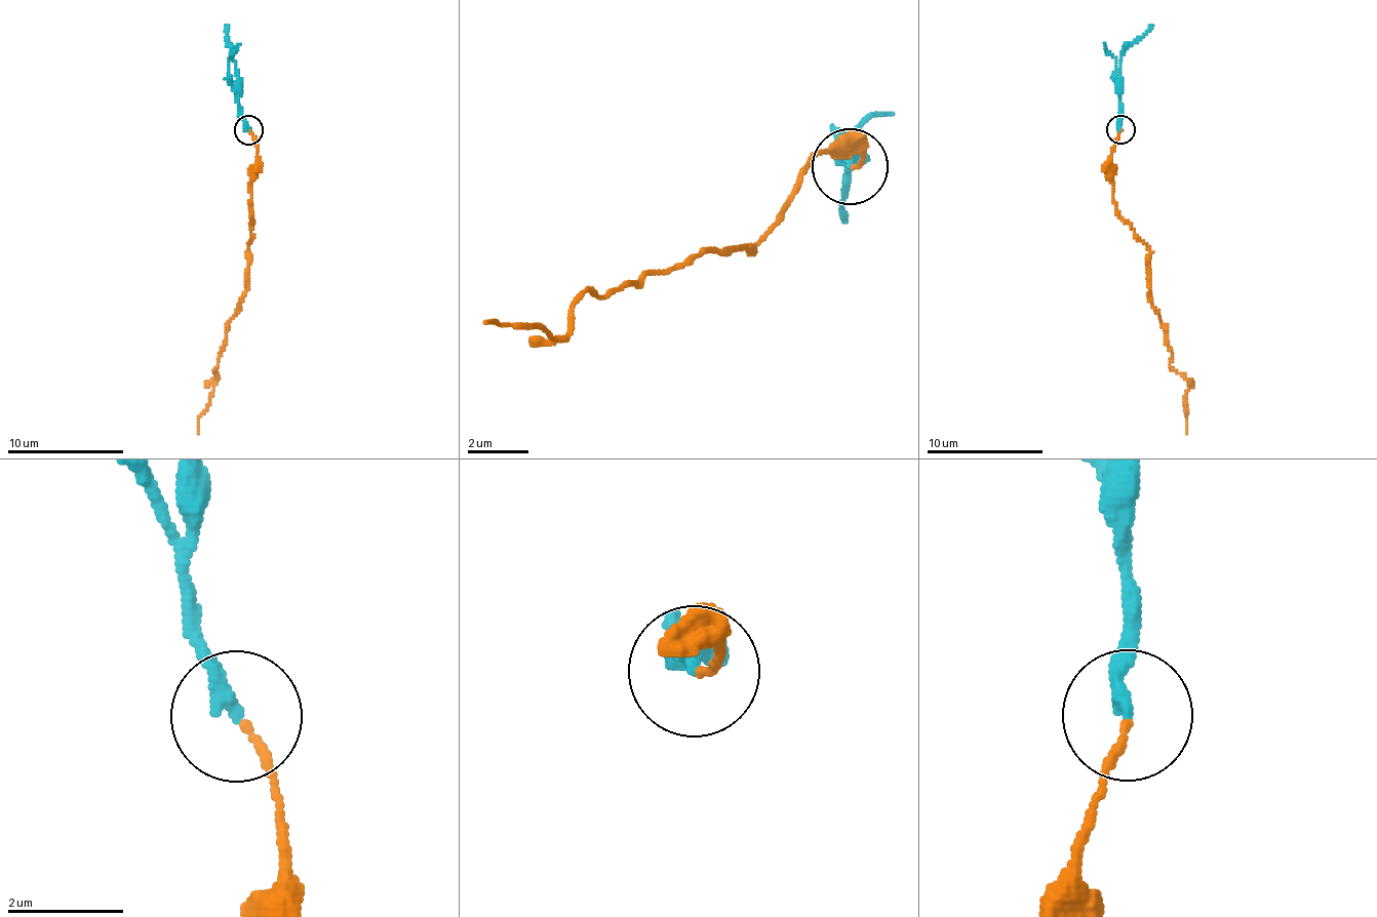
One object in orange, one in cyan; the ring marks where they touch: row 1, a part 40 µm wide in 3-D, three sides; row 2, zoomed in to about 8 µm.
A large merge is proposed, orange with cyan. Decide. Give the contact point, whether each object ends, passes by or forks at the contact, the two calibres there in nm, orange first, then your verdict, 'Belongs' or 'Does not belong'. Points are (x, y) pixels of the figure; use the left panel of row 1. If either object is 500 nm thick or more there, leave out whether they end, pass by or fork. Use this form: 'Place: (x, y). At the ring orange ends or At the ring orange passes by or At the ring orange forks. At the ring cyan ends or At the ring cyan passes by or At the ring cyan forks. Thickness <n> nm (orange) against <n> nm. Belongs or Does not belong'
Place: (248, 129). At the ring orange ends. At the ring cyan ends. Thickness 130 nm (orange) against 240 nm. Does not belong

